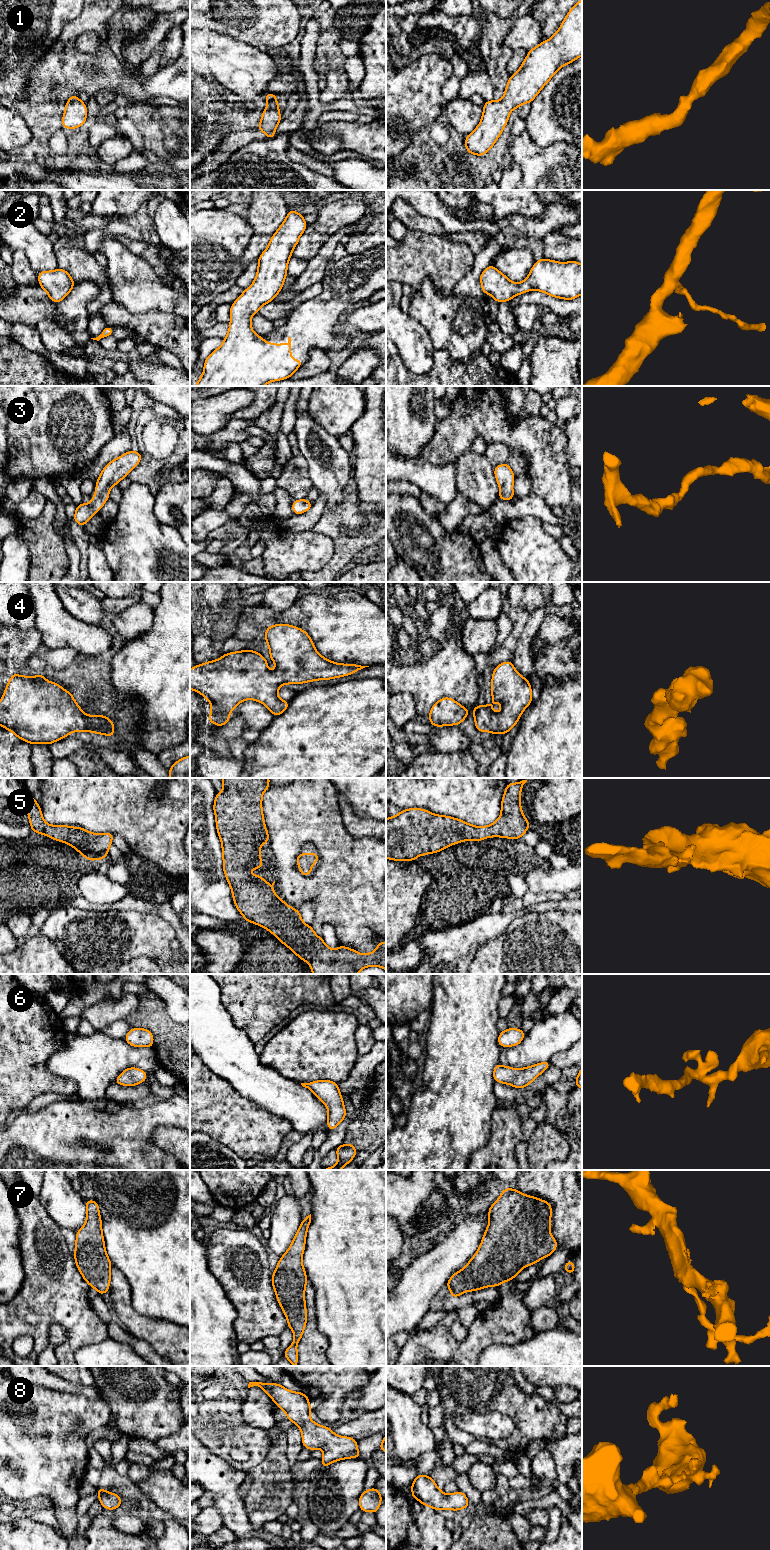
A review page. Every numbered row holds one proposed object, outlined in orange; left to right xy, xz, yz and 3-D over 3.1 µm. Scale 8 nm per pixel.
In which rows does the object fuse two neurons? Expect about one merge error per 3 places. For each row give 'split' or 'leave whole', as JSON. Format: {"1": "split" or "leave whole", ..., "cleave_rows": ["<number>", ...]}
{"1": "leave whole", "2": "leave whole", "3": "leave whole", "4": "leave whole", "5": "leave whole", "6": "leave whole", "7": "leave whole", "8": "leave whole", "cleave_rows": []}

